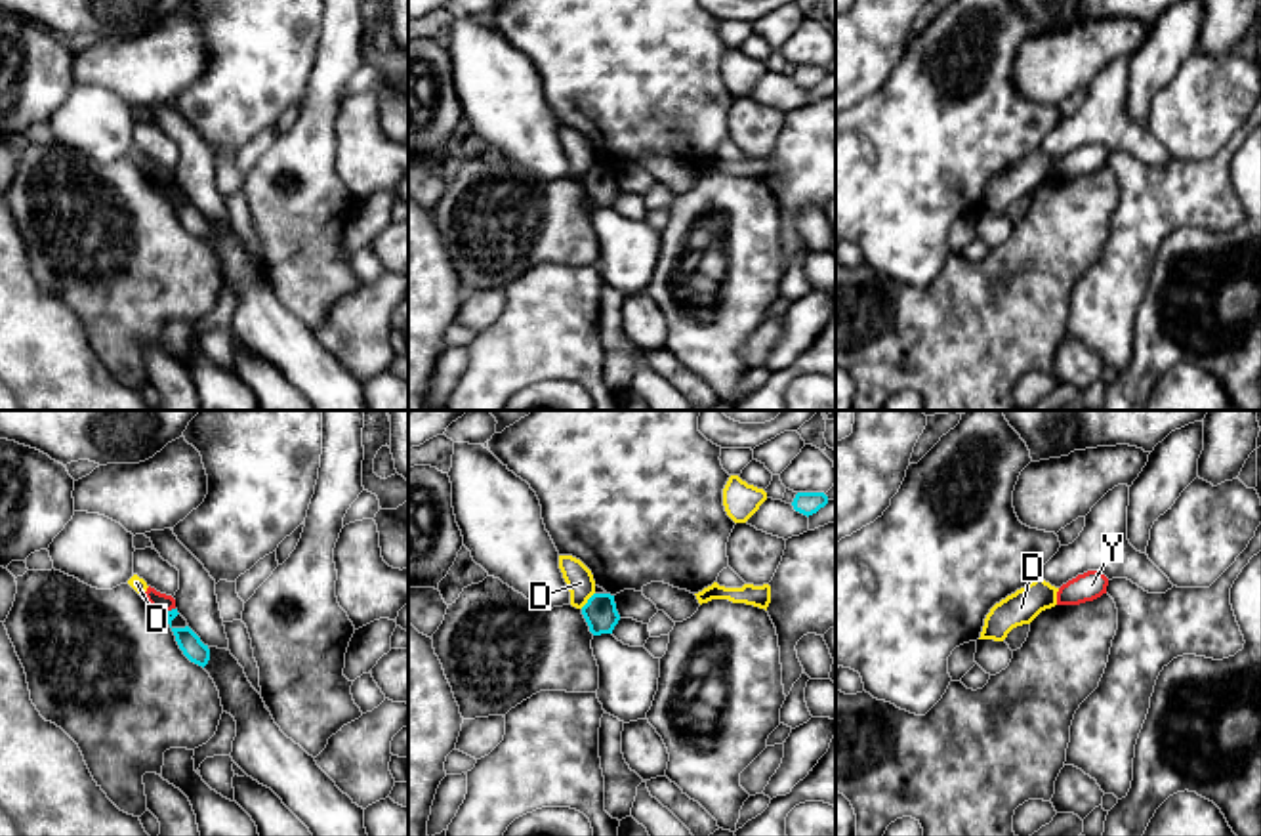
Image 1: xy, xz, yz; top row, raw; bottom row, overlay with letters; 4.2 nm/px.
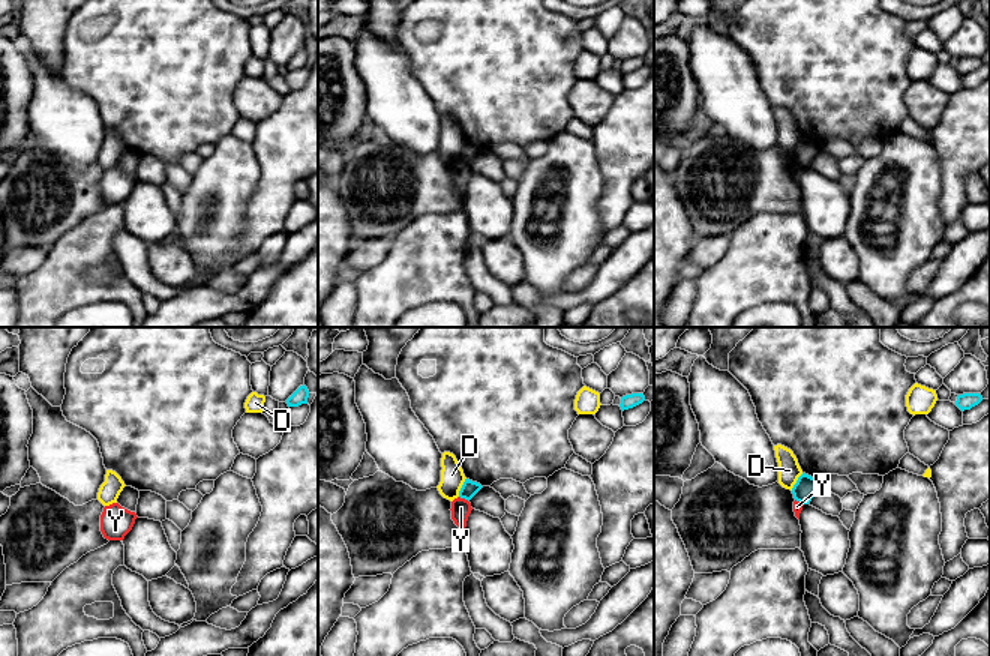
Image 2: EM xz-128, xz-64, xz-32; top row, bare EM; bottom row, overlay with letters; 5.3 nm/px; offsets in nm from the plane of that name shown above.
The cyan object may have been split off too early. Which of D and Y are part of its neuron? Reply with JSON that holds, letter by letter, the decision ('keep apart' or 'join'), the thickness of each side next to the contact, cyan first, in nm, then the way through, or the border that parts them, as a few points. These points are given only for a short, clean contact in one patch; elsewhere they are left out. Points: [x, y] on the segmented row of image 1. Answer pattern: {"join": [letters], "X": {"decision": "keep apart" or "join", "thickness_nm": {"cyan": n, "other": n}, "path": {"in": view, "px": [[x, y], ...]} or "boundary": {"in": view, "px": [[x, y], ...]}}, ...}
{"join": [], "D": {"decision": "keep apart", "thickness_nm": {"cyan": 140, "other": 120}}, "Y": {"decision": "keep apart", "thickness_nm": {"cyan": 90, "other": 80}, "boundary": {"in": "xy", "px": [[174, 607], [165, 615]]}}}

